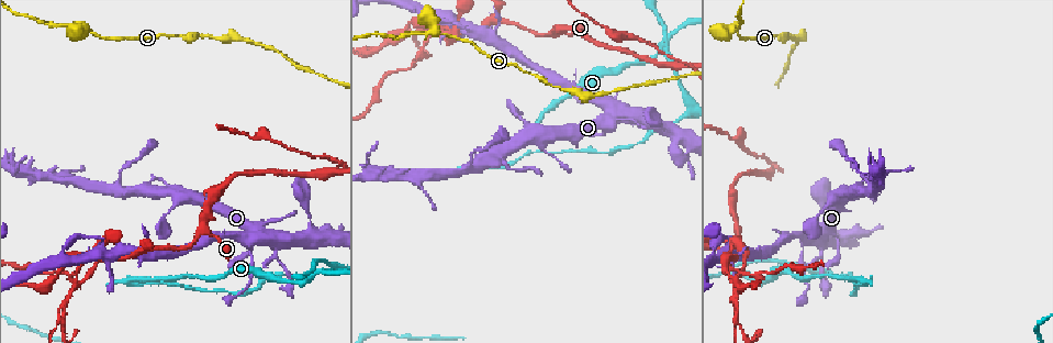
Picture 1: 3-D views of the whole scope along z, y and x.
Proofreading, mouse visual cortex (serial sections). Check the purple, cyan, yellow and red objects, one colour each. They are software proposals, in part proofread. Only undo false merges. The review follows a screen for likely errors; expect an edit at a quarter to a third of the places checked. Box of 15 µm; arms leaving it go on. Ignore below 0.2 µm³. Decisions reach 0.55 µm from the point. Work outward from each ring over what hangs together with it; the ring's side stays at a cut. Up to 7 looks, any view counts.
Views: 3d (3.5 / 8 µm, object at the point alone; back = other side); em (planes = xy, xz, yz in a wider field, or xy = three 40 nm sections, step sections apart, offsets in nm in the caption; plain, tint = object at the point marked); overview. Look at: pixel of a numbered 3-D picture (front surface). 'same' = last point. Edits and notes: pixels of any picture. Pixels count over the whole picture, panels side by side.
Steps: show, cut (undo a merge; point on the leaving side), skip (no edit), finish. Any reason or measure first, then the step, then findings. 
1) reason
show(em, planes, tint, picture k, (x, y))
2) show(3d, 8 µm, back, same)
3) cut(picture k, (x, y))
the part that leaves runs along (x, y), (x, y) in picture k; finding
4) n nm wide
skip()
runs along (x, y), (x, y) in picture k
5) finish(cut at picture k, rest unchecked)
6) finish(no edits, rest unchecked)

a narrow waist
show(3d, 3.5 µm, picture 1, (737, 231))

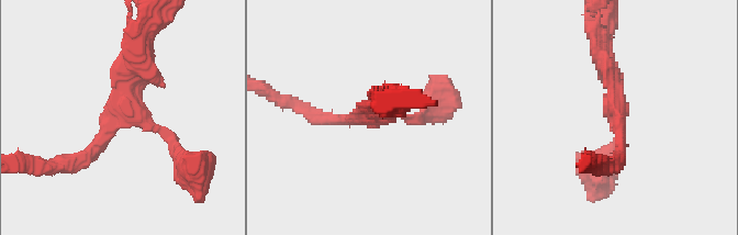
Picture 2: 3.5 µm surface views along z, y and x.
show(em, xy, step 1, plain, picture 2, (132, 109))

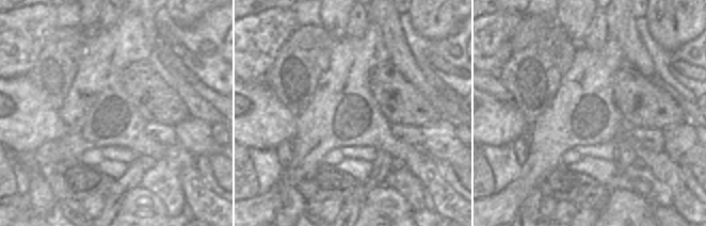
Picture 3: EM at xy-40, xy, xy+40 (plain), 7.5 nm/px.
with the object marked
show(em, xy, step 1, tint, same)

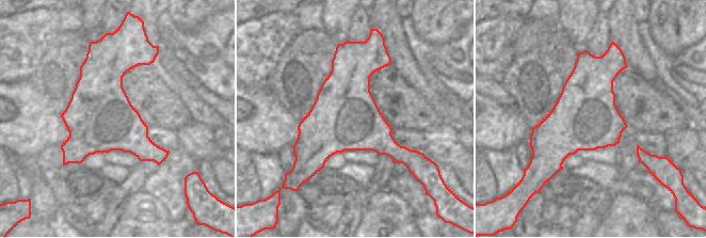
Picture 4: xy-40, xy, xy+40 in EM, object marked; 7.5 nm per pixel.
500 nm wide
skip()
runs along (426, 110), (420, 119), (322, 119) in picture 2; continuous, no second cell

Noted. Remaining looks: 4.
abrupt turn
show(3d, 3.5 µm, picture 1, (130, 277))

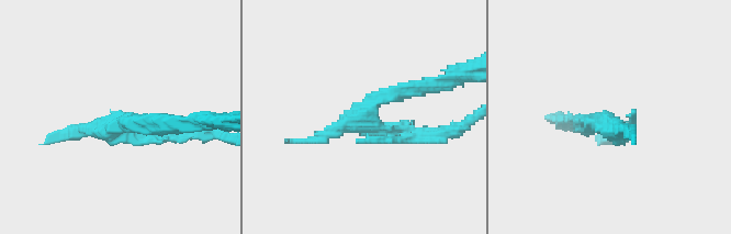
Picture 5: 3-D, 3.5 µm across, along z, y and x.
shape alone is not enough
show(em, xy, step 2, tint, picture 5, (366, 117))

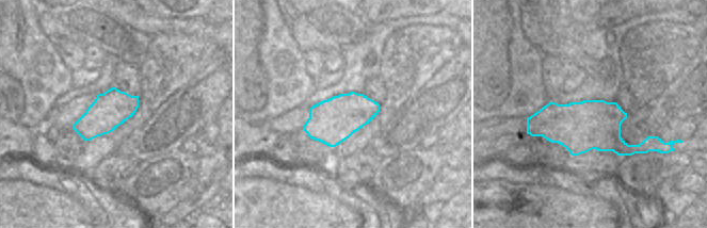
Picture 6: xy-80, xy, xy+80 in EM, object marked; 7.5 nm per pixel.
cut(picture 5, (417, 140))
the part that leaves runs along (383, 132), (440, 134), (471, 120) in picture 5; two cells meet here

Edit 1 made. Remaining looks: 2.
two arms at a narrow angle
show(3d, 3.5 µm, picture 1, (92, 186))

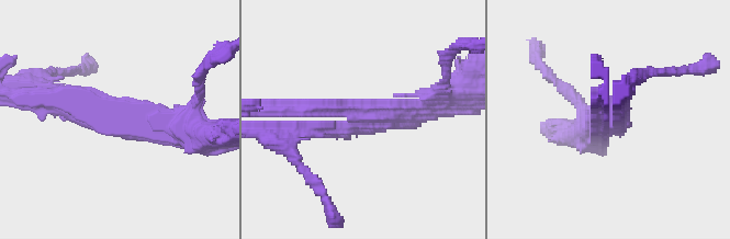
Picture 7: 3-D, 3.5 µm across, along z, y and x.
now the EM
show(em, xy, step 5, tint, picture 7, (368, 116))

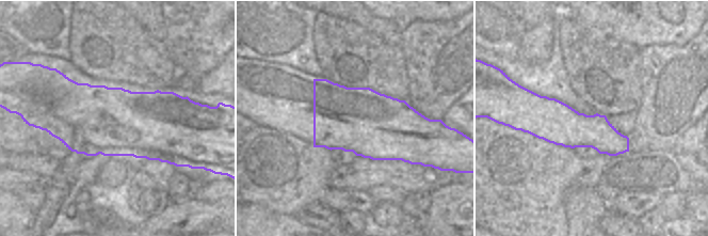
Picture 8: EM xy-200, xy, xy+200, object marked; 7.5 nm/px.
3 arms; arms of 250, 250, 300 nm
skip()
runs along (188, 134), (110, 121), (56, 97) in picture 7; continuous, no second cell

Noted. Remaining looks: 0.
finish(cut at picture 5, rest unchecked)

